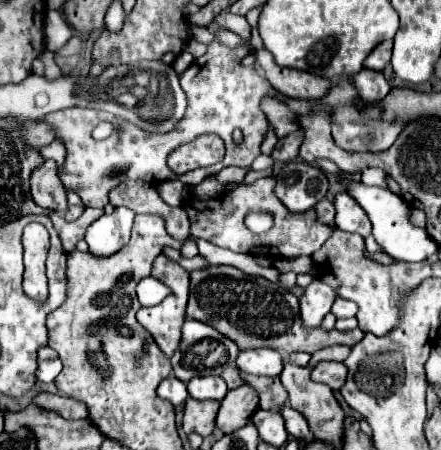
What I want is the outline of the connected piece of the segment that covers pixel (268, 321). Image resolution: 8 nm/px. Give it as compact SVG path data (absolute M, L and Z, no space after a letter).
M207 266L203 270L193 270L191 294L187 304L187 316L199 322L205 322L231 338L241 350L249 348L273 348L279 352L307 352L313 354L325 346L347 344L353 346L363 338L363 330L325 330L323 326L307 328L299 316L299 300L279 288L275 282L269 282L263 276L245 274L231 266Z

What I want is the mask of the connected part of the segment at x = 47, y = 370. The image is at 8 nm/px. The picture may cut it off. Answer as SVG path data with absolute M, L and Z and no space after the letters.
M59 358L53 360L45 360L38 363L36 370L36 378L39 382L49 384L59 376L63 366Z

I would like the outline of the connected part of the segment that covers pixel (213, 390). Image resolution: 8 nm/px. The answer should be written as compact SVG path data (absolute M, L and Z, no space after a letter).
M203 376L187 384L189 396L195 400L223 400L227 394L227 384L221 376Z

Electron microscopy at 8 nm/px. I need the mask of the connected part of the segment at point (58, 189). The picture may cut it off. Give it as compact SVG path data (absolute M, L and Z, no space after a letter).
M45 160L45 164L31 174L31 196L37 206L55 210L59 214L67 212L65 188L57 176L57 166L53 160Z

